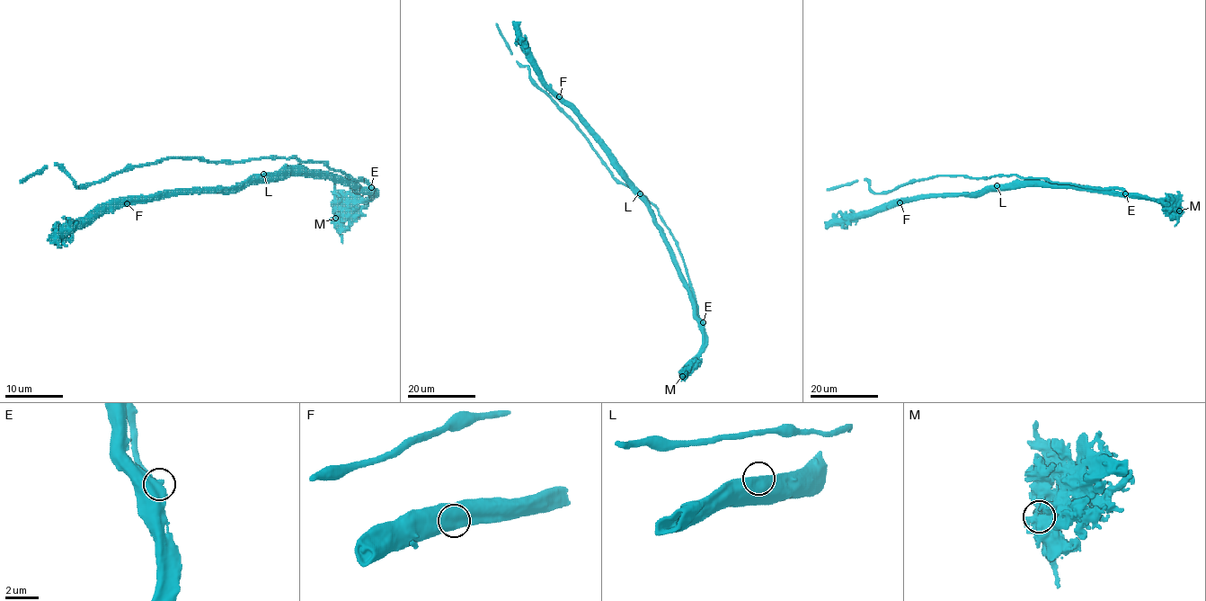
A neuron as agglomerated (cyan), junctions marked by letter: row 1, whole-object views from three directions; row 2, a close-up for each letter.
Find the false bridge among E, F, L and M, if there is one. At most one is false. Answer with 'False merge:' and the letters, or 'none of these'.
False merge: E

